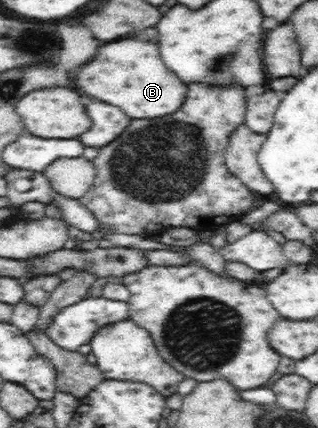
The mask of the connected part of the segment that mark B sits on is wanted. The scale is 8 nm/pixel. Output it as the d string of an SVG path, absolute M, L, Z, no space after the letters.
M119 40L103 46L91 62L84 64L77 74L77 88L87 96L103 100L121 108L129 118L159 118L179 110L185 98L185 86L161 62L159 47L152 42Z

